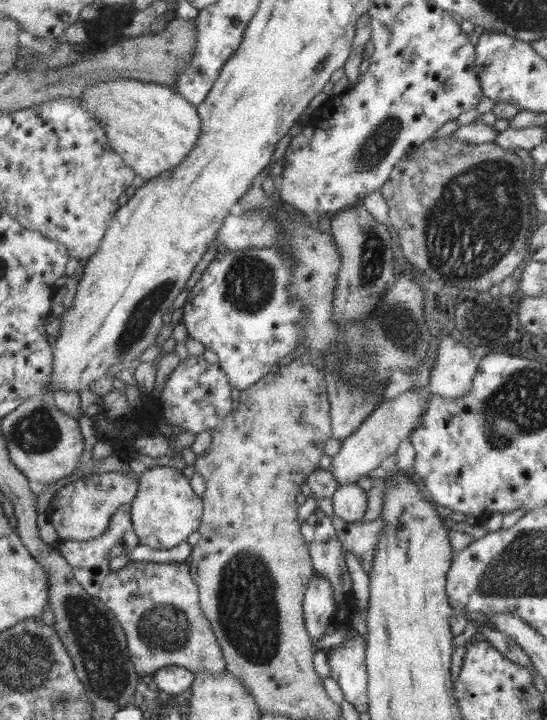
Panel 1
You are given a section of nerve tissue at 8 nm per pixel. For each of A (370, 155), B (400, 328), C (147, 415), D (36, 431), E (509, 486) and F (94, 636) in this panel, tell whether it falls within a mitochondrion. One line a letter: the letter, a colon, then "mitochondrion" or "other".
A: mitochondrion
B: mitochondrion
C: other
D: mitochondrion
E: other
F: mitochondrion

